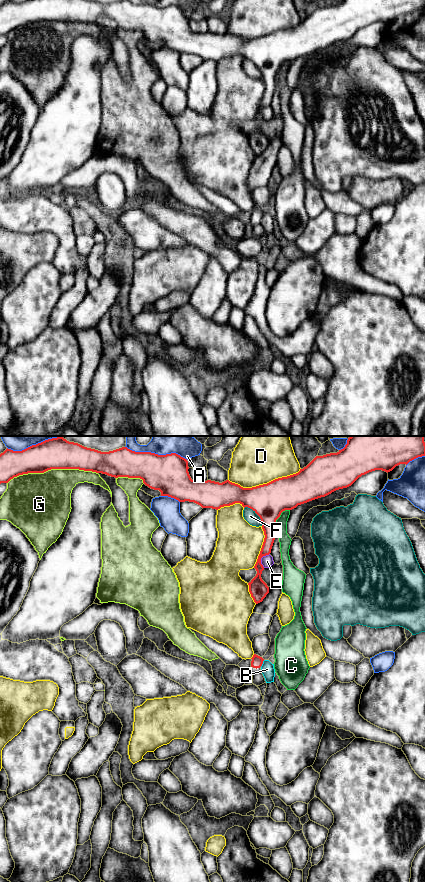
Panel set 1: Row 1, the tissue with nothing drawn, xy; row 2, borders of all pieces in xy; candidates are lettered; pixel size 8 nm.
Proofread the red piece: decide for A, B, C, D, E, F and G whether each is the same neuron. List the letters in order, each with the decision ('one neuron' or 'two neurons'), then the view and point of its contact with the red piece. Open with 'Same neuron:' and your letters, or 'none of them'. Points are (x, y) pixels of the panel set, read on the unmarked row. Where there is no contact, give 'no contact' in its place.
Same neuron: none of them
A: two neurons; contact xy (157, 6)
B: two neurons; contact xy (262, 215)
C: two neurons; contact xy (280, 66)
D: two neurons; contact xy (264, 36)
E: two neurons; contact xy (260, 111)
F: two neurons; contact xy (256, 65)
G: two neurons; contact xy (52, 20)

